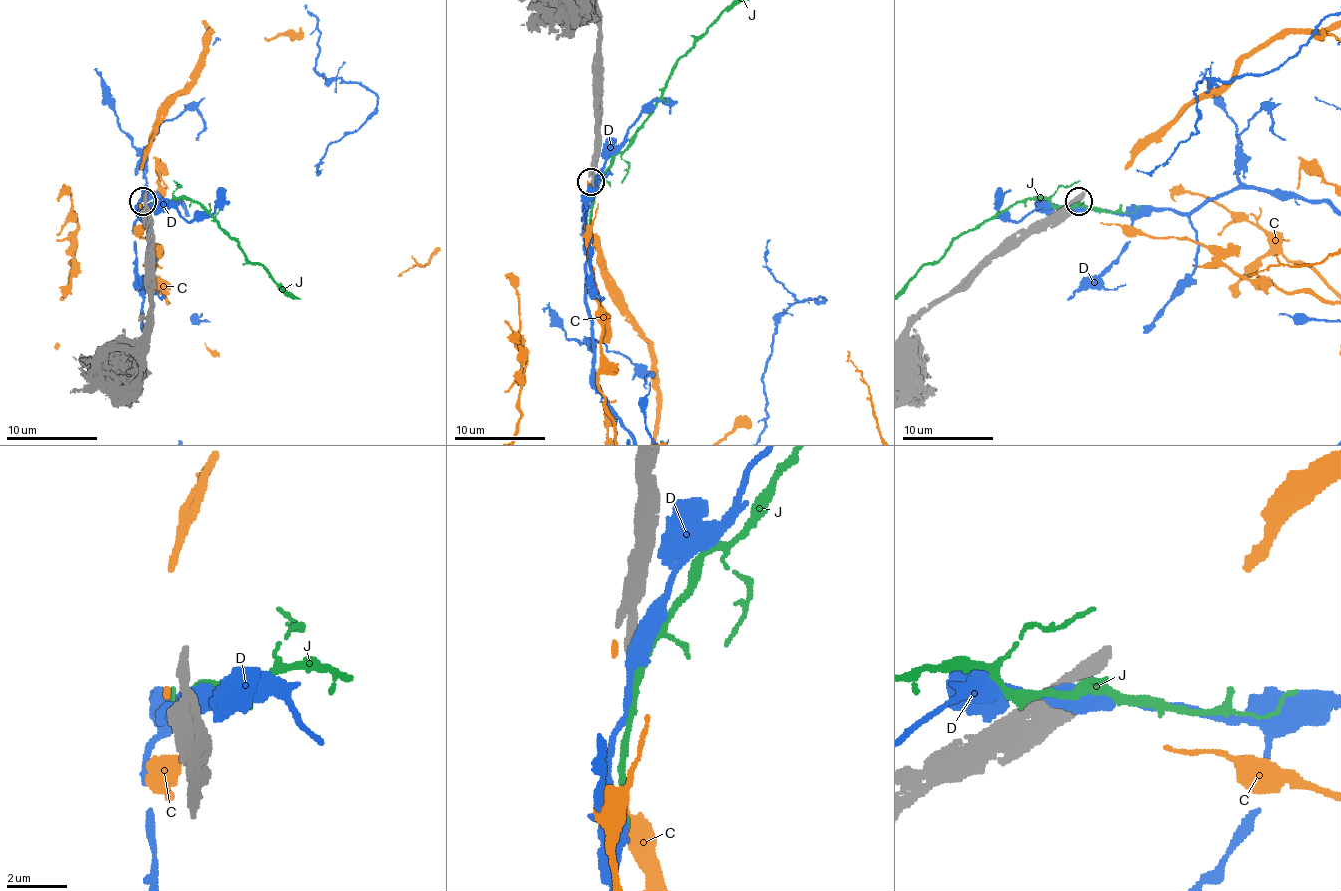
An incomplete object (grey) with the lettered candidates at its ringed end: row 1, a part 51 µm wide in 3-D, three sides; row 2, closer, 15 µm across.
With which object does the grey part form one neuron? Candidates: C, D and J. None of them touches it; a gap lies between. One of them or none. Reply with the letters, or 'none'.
C

